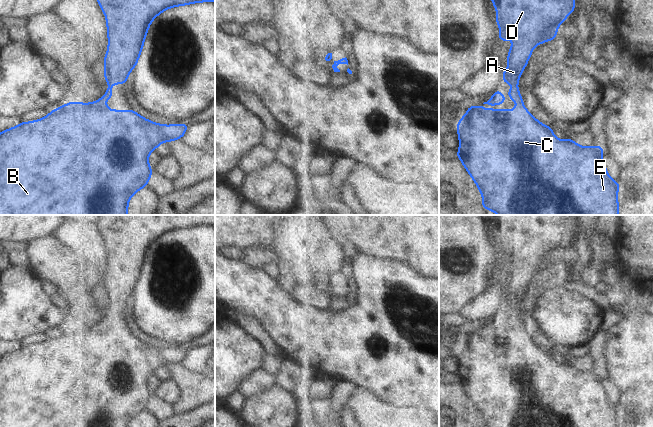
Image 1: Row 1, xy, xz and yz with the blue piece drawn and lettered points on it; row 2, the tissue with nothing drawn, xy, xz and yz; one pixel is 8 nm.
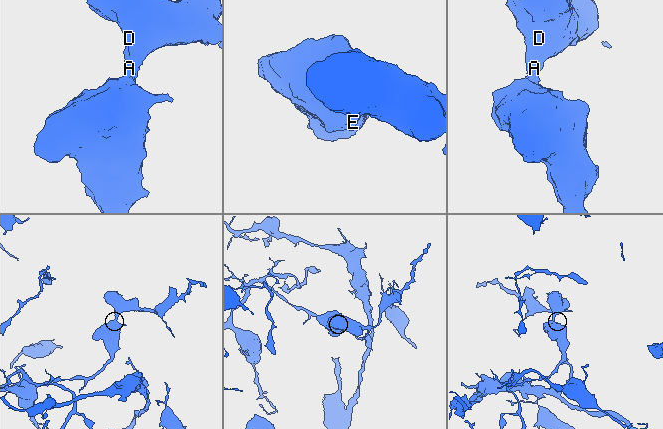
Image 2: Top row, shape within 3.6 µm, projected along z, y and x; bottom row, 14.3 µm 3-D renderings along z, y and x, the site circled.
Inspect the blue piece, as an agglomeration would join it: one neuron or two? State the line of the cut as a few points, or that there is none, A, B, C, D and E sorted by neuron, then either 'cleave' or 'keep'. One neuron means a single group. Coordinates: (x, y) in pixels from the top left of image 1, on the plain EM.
cut none; groups A B C D E; keep

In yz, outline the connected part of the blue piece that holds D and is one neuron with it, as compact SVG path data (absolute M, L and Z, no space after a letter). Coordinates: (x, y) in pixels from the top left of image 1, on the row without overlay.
M578 215L488 216L497 236L496 246L500 253L498 264L512 263L507 281L509 290L503 295L502 306L513 309L507 316L509 324L514 324L517 329L514 334L484 334L482 329L469 330L457 347L459 376L455 379L476 407L483 421L482 427L619 427L617 417L621 410L607 396L602 383L602 370L579 370L569 361L559 364L551 351L529 337L518 315L519 302L534 271L556 262L560 248L575 234L574 223Z

